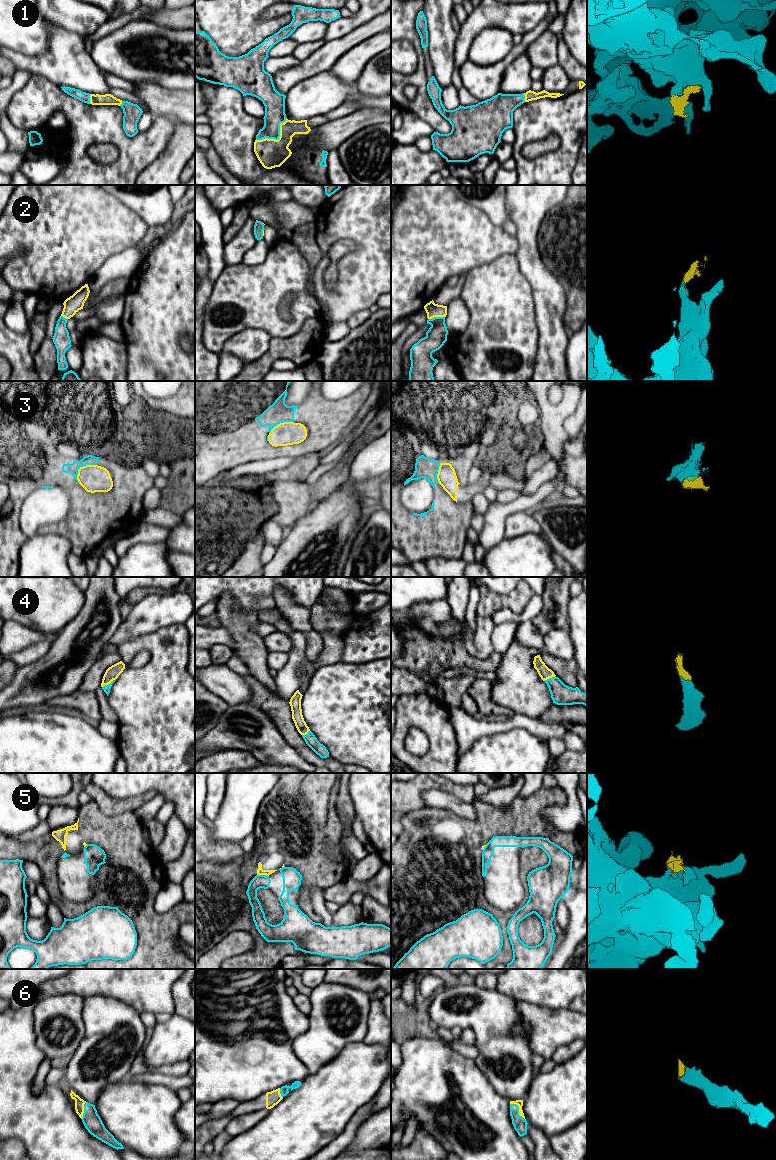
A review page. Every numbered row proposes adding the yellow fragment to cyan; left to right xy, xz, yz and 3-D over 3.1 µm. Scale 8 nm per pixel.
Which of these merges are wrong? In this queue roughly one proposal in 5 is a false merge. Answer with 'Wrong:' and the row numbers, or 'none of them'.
Wrong: 3, 5

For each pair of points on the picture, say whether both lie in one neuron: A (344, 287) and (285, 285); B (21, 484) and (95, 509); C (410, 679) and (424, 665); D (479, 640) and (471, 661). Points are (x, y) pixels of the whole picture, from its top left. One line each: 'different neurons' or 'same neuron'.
A: different neurons
B: same neuron
C: different neurons
D: different neurons

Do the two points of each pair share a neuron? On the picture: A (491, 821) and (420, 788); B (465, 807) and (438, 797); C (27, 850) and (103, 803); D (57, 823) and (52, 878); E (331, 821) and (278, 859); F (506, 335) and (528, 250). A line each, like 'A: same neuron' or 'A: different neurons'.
A: different neurons
B: same neuron
C: same neuron
D: different neurons
E: same neuron
F: different neurons

